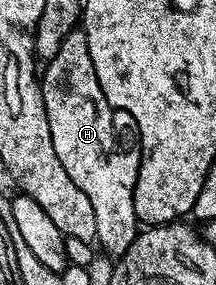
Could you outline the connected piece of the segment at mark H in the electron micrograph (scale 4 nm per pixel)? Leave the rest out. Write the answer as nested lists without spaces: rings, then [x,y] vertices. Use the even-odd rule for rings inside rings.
[[[82,30],[70,32],[61,50],[46,61],[44,68],[47,69],[42,69],[41,87],[53,150],[57,150],[57,158],[65,166],[65,174],[73,178],[77,190],[93,205],[93,218],[97,221],[95,240],[103,247],[100,249],[112,258],[123,256],[141,231],[133,206],[139,161],[127,160],[126,154],[119,152],[115,141],[116,113],[105,98],[105,90],[101,90],[101,82],[97,82],[86,34]]]

